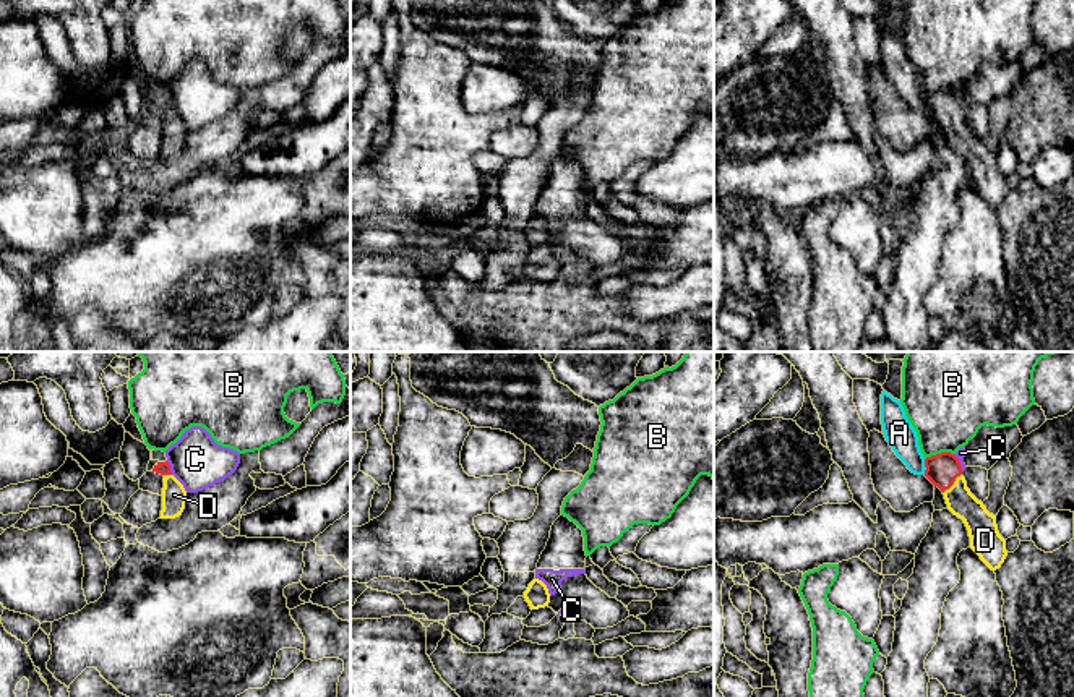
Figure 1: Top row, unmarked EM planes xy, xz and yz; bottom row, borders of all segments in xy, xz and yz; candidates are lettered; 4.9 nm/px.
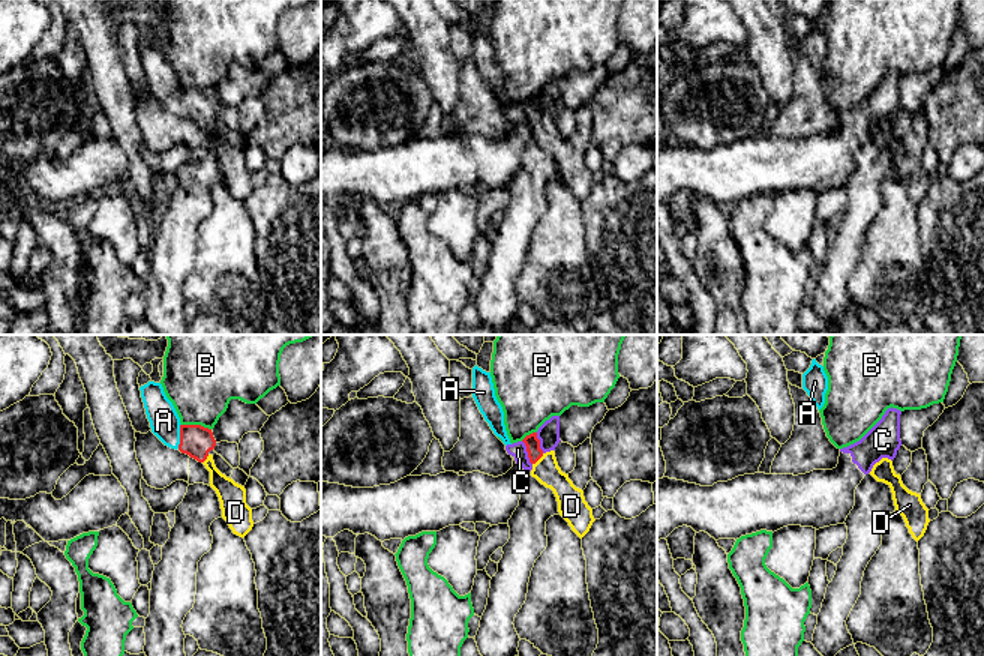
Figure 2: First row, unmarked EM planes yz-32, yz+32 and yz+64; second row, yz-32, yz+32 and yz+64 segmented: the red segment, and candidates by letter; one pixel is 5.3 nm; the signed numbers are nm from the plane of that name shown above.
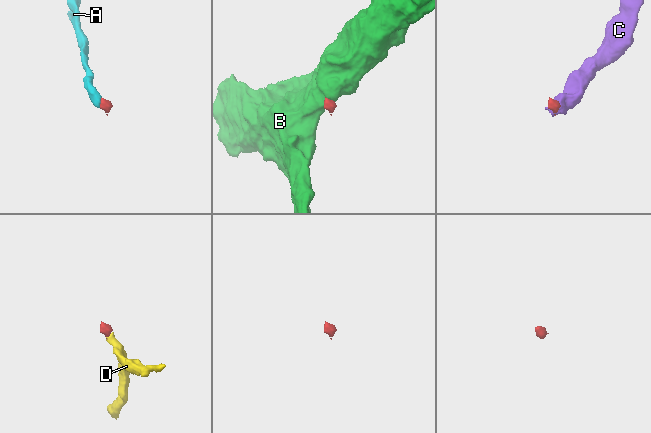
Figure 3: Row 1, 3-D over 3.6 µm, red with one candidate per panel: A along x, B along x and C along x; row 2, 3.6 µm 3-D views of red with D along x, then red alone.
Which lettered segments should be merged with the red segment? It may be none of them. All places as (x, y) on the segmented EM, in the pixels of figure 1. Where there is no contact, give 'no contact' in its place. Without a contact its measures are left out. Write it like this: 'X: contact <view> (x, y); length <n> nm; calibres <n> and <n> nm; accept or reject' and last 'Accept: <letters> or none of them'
A: contact yz (925, 466); length 80 nm; calibres 160 and 150 nm; accept
B: contact yz (938, 454); length 150 nm; calibres 160 and 400 nm; reject
C: contact xy (169, 467); length 80 nm; calibres 60 and 260 nm; reject
D: contact yz (953, 483); length 140 nm; calibres 160 and 140 nm; accept
Accept: A, D

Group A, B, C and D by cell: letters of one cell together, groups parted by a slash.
A D / B / C

